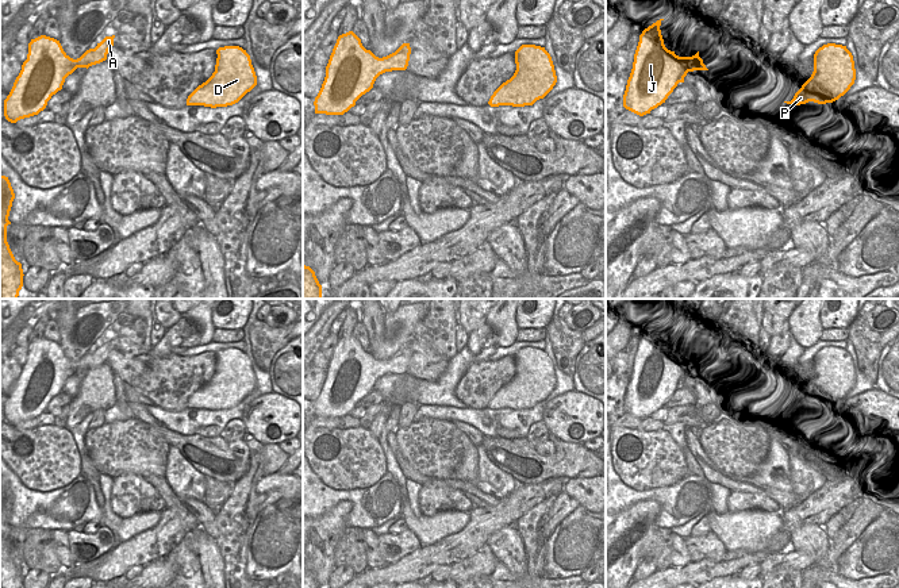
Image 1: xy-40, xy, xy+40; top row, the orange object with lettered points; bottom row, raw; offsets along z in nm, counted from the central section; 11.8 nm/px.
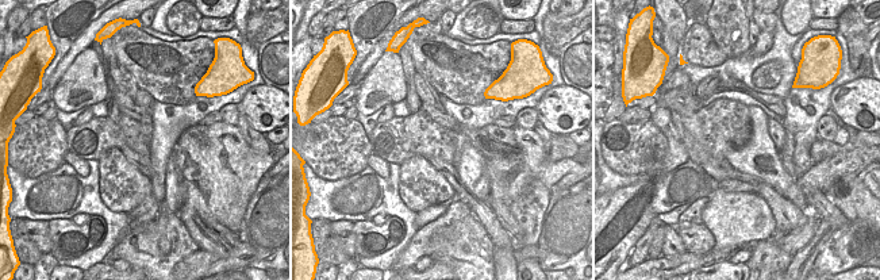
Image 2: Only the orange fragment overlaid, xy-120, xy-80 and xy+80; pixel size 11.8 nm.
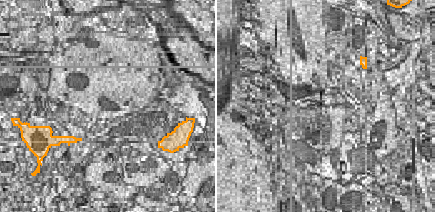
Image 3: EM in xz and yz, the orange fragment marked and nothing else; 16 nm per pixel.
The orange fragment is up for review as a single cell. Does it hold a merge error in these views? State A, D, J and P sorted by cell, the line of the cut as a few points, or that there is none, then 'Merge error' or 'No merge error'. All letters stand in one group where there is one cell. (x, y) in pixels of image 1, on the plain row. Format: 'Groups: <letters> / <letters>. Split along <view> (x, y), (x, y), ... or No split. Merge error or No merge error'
Groups: A D J P. No split. No merge error

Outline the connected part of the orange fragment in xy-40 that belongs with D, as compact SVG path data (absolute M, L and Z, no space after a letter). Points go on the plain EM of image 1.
M224 349L219 350L216 357L215 374L188 399L187 408L233 408L257 388L257 378L246 353Z

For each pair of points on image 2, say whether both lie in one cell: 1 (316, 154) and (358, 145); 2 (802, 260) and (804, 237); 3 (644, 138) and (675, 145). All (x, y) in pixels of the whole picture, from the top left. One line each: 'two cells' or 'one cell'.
1: one cell
2: two cells
3: two cells

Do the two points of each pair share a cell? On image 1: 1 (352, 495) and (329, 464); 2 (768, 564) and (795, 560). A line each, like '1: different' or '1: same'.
1: different
2: same

